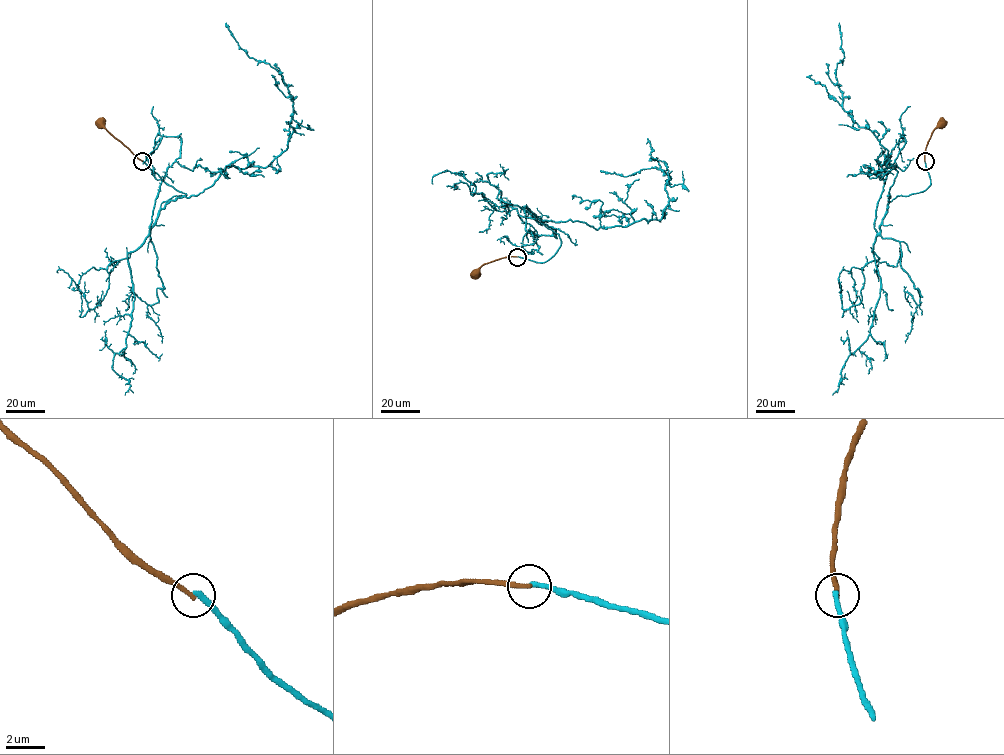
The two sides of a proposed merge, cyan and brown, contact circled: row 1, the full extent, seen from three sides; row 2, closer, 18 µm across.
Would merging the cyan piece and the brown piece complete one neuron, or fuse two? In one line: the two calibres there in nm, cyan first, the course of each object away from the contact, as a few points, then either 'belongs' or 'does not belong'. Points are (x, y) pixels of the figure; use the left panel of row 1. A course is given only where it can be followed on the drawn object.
280 nm thick on the cyan side, 240 nm on the other; cyan runs (142, 161), (186, 195), (163, 208), (202, 193), (229, 166), (266, 167), (287, 147), (293, 96), (226, 22); brown runs (142, 161), (100, 124); does not belong

